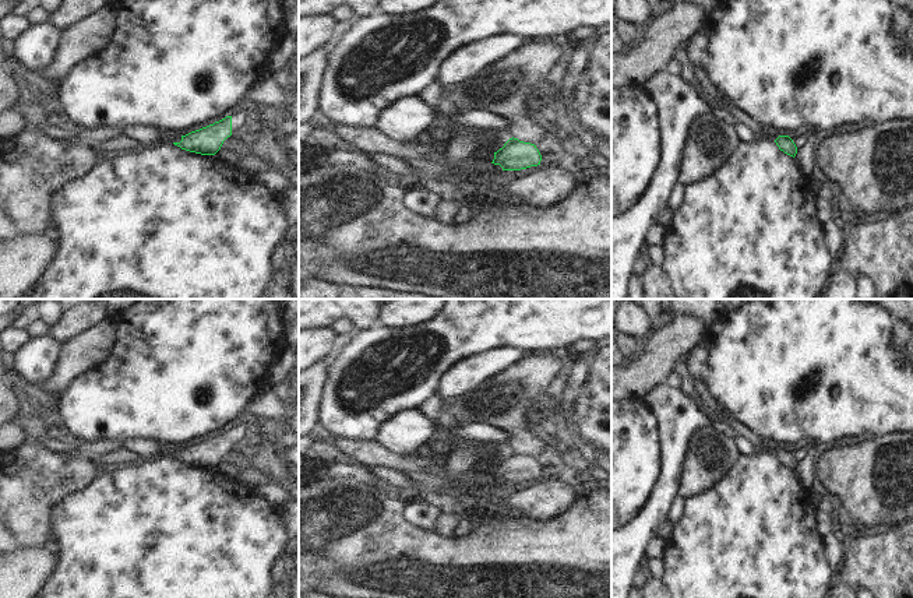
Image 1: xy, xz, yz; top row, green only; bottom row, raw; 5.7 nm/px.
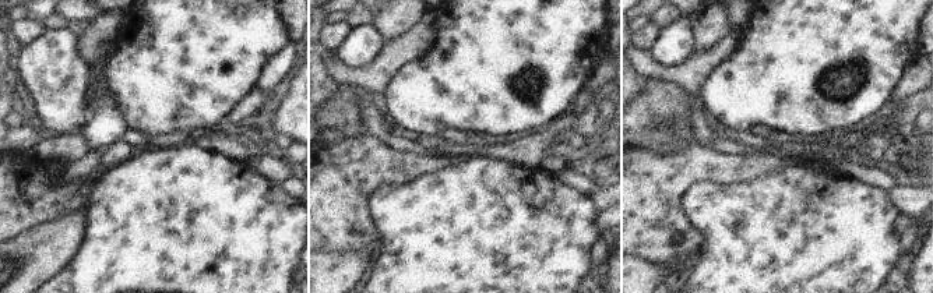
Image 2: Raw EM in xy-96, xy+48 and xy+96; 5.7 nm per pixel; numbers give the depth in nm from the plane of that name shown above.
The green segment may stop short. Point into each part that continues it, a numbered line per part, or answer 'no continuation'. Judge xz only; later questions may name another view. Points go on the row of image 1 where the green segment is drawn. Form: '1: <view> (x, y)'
no continuation.

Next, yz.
no continuation.

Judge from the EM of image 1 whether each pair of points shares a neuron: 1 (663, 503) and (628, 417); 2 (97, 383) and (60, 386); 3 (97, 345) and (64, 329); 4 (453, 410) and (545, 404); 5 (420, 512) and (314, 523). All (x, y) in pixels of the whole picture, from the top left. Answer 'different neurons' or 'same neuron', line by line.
1: different neurons
2: different neurons
3: different neurons
4: different neurons
5: different neurons

